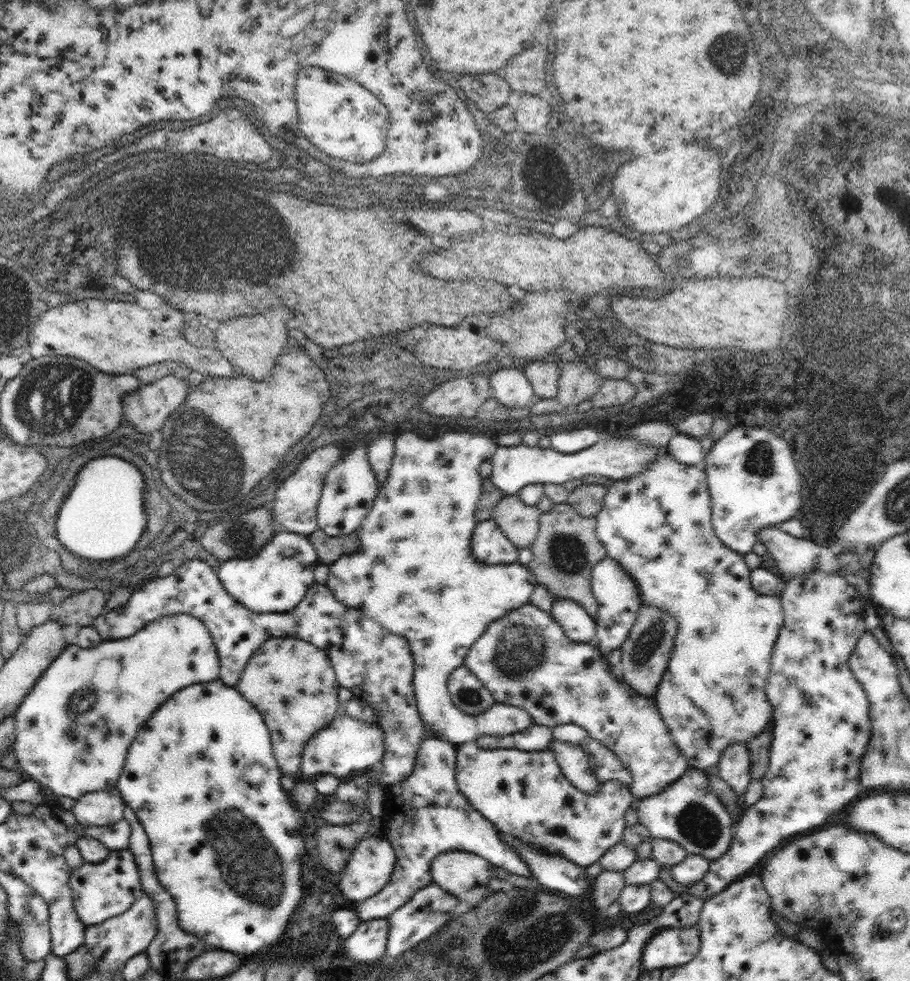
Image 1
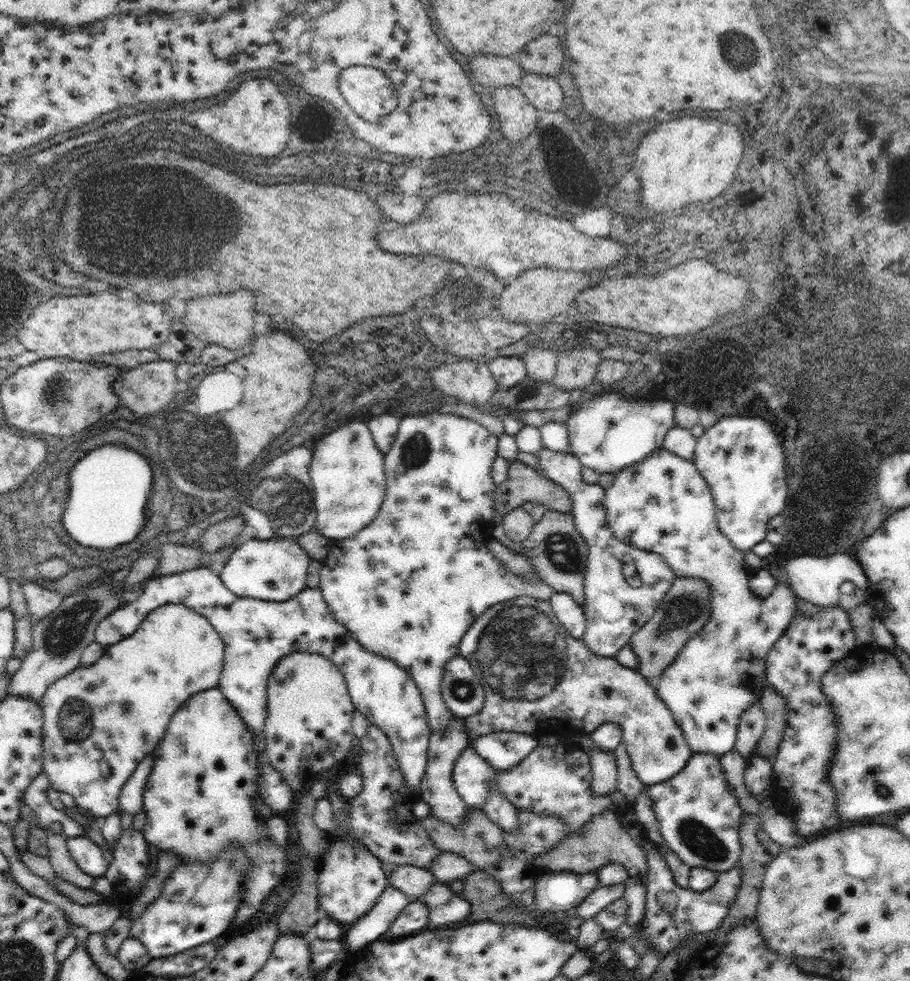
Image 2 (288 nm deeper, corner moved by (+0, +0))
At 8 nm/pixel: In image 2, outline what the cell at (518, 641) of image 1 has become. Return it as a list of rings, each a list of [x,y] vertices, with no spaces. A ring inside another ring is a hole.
[[[515,598],[487,608],[487,612],[483,612],[463,634],[459,656],[471,662],[473,674],[477,674],[479,682],[485,686],[485,702],[481,712],[465,718],[471,740],[475,740],[477,736],[487,736],[491,732],[519,732],[527,736],[543,734],[547,732],[549,724],[563,724],[573,732],[591,734],[603,724],[615,724],[619,726],[621,744],[629,754],[631,768],[645,786],[671,780],[675,774],[679,774],[679,770],[687,766],[693,756],[681,736],[681,726],[675,724],[671,712],[659,700],[655,684],[643,680],[637,670],[617,664],[615,658],[593,654],[583,640],[573,638],[557,622],[549,602]]]

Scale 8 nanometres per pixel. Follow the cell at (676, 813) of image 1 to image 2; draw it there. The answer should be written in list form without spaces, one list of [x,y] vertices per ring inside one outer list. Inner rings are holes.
[[[693,754],[679,774],[667,782],[645,786],[649,806],[659,822],[659,834],[667,848],[671,848],[687,866],[707,868],[715,874],[733,868],[741,856],[739,826],[741,808],[735,792],[719,768],[719,756]]]

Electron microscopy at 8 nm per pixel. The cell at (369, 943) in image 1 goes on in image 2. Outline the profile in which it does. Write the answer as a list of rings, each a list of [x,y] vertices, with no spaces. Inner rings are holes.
[[[413,900],[399,912],[399,916],[383,934],[383,940],[399,940],[411,934],[419,934],[421,930],[425,930],[425,926],[427,926],[427,908],[421,900]]]

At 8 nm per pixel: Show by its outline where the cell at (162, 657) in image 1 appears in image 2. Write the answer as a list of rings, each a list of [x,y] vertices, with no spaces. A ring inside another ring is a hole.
[[[165,604],[151,610],[131,636],[103,648],[101,658],[91,666],[85,668],[85,664],[79,664],[71,674],[55,680],[37,702],[43,722],[41,774],[47,776],[49,786],[59,794],[67,792],[73,796],[81,814],[91,818],[115,814],[119,810],[119,792],[123,784],[131,778],[141,758],[147,756],[163,736],[169,716],[173,716],[189,696],[217,688],[223,656],[225,644],[205,616],[187,606]]]

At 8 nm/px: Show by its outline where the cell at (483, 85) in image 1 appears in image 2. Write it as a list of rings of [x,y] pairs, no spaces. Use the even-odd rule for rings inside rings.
[[[475,56],[469,60],[469,76],[473,86],[483,86],[487,90],[497,90],[501,86],[517,86],[525,76],[525,70],[511,56]]]

